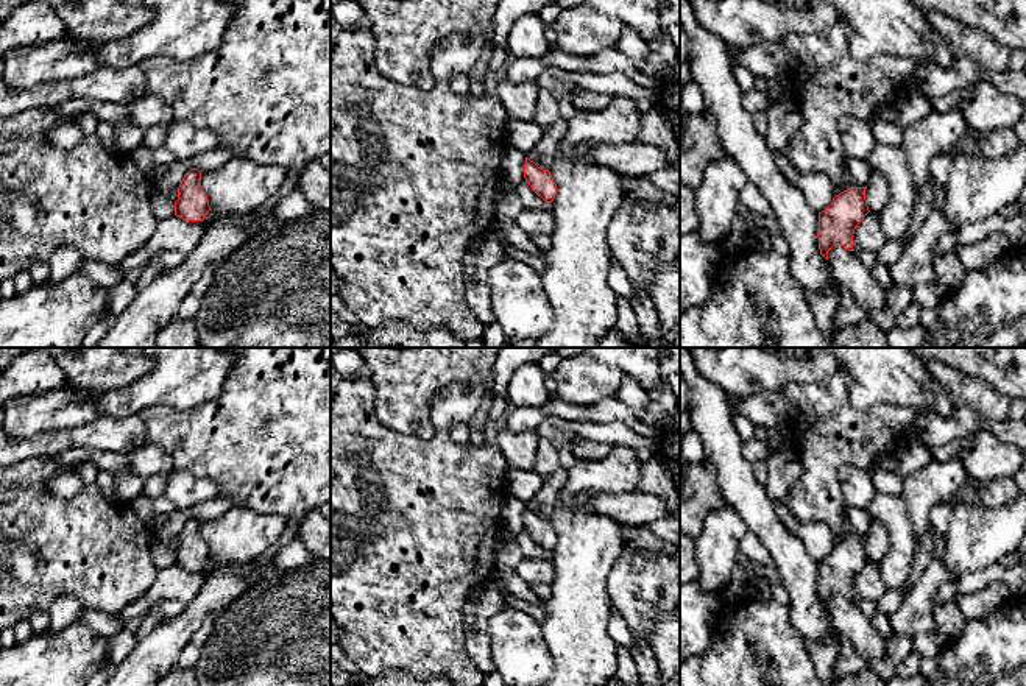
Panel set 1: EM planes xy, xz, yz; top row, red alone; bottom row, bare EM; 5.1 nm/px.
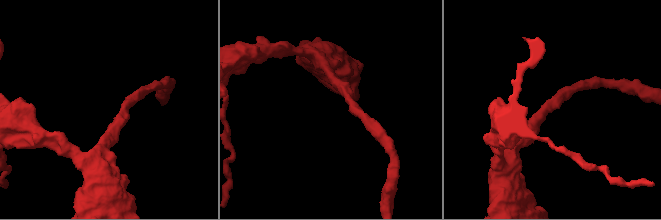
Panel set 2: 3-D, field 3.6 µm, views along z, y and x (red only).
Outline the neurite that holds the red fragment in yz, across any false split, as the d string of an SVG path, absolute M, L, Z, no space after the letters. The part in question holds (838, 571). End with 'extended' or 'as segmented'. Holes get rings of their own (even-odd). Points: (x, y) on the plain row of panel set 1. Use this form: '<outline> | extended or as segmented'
M850 536L836 544L831 553L819 561L819 599L828 610L828 600L840 594L853 599L853 583L856 575L870 561L865 549L865 536Z | as segmented

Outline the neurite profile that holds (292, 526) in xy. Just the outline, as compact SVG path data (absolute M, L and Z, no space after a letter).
M302 516L298 519L287 521L287 527L285 527L285 532L282 533L281 539L278 543L274 543L273 546L270 546L257 560L259 566L273 560L278 555L278 552L282 547L285 547L296 536L296 530L298 530L298 525L301 521L302 521Z

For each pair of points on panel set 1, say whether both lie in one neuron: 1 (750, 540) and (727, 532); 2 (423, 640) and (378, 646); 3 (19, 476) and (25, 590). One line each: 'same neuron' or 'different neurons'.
1: different neurons
2: same neuron
3: different neurons

